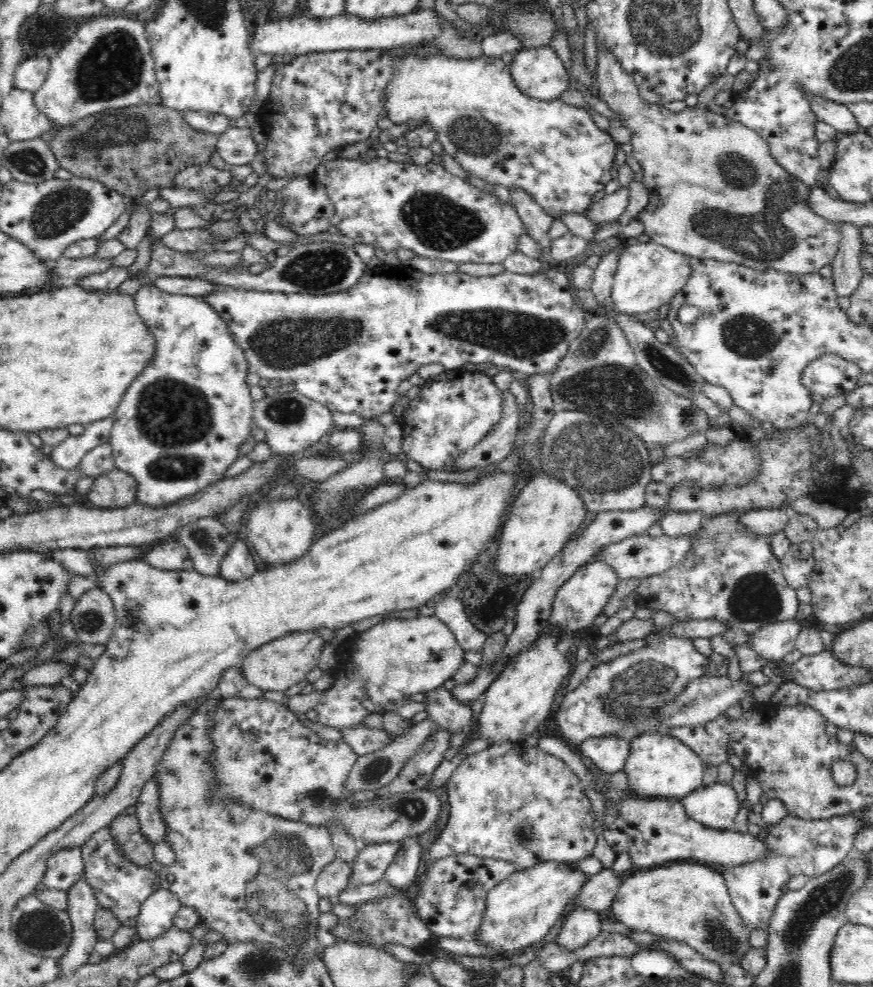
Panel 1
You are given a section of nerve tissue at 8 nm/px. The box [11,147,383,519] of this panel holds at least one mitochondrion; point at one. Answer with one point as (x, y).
(172, 414)

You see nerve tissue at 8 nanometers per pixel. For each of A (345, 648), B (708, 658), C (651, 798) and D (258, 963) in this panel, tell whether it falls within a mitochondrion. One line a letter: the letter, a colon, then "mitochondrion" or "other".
A: other
B: other
C: other
D: mitochondrion

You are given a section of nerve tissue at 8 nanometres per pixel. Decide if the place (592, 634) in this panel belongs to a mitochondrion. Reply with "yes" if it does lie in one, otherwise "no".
no

